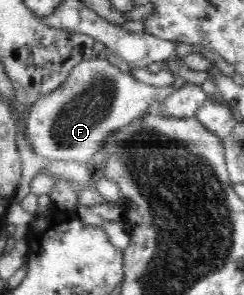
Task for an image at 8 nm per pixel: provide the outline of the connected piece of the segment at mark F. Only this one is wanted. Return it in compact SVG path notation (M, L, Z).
M97 56L91 60L82 60L70 70L68 75L67 80L59 88L31 104L29 117L26 120L25 138L31 145L31 149L39 156L47 160L57 160L57 162L74 160L88 163L105 146L105 140L109 134L121 130L135 118L150 112L155 105L160 105L160 102L175 90L173 85L157 88L139 82L131 72L127 73L111 64L107 59Z

